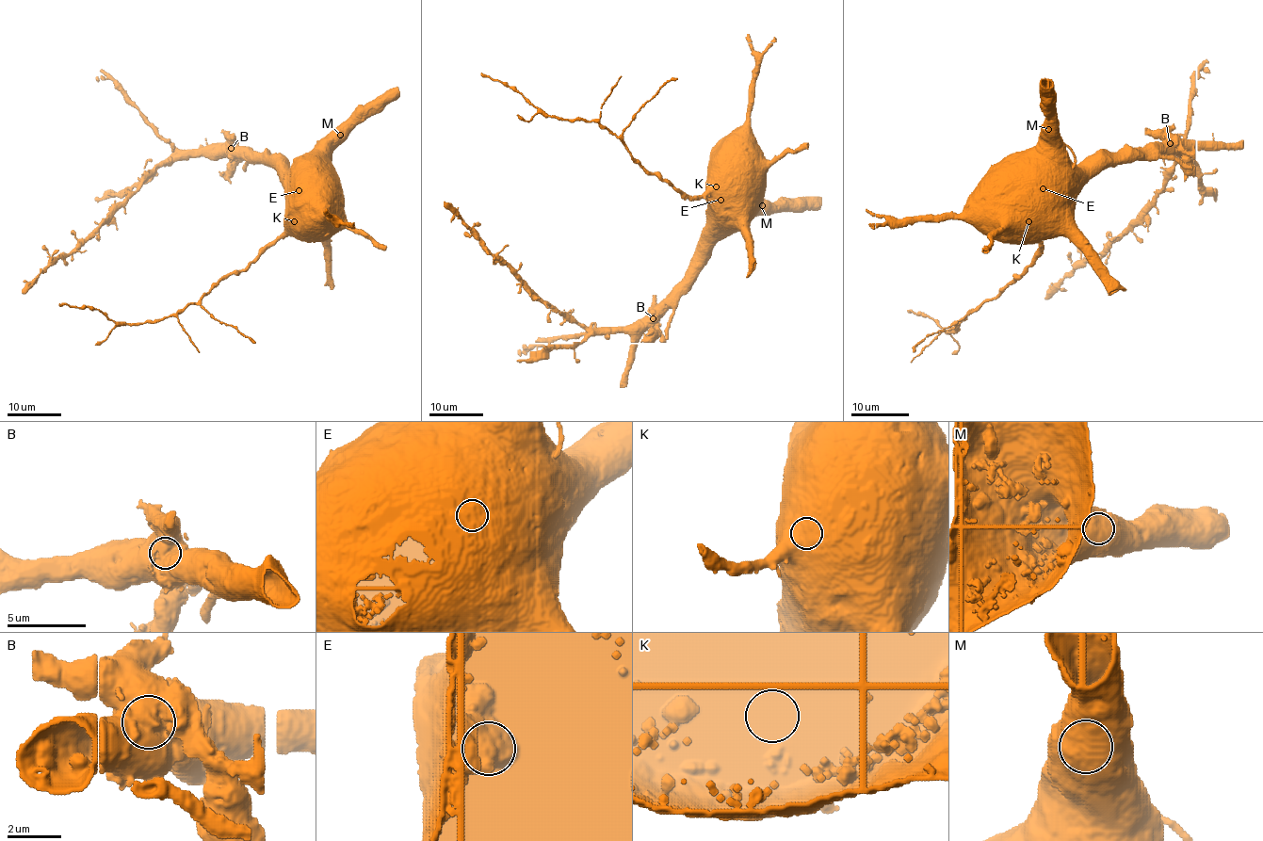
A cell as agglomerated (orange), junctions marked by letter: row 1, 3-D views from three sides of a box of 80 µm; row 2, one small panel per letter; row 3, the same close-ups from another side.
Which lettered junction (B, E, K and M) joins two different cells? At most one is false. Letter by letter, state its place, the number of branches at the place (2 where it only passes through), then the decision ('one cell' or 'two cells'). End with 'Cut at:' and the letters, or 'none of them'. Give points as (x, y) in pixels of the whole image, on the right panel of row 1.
B: place (1170, 143); branches 1; two cells
E: place (1043, 188); branches 1; one cell
K: place (1028, 221); branches 1; one cell
M: place (1048, 129); branches 1; one cell
Cut at: B

